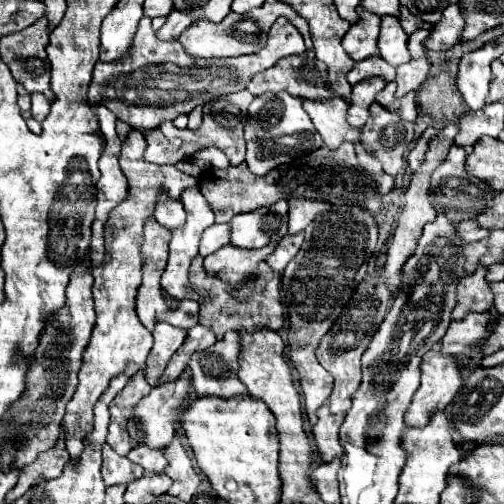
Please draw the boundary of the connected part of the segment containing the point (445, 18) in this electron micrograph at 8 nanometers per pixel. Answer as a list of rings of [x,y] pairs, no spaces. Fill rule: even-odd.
[[[450,4],[442,12],[442,20],[434,24],[434,30],[430,32],[430,36],[424,44],[430,50],[450,50],[454,44],[460,42],[462,28],[464,28],[462,8],[460,8],[460,4]]]

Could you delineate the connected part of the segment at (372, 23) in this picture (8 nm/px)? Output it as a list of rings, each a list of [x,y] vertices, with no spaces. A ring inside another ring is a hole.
[[[360,6],[360,20],[352,24],[352,28],[346,32],[342,40],[342,46],[352,56],[352,60],[358,62],[378,54],[376,42],[380,34],[380,22],[382,22],[380,16]]]

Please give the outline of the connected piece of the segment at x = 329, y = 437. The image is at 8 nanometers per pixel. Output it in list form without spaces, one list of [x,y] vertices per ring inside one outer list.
[[[326,404],[316,414],[318,414],[318,422],[314,424],[312,434],[314,434],[314,440],[316,440],[316,446],[318,446],[322,460],[330,462],[332,458],[342,456],[342,452],[344,452],[340,442],[338,442],[338,430],[344,422],[344,416],[342,414],[330,414]]]

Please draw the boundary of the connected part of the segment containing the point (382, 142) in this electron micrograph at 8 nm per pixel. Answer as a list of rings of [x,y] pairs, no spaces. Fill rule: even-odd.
[[[378,102],[370,108],[370,118],[362,128],[362,146],[382,162],[392,176],[404,168],[404,152],[414,144],[414,124],[400,120]]]

